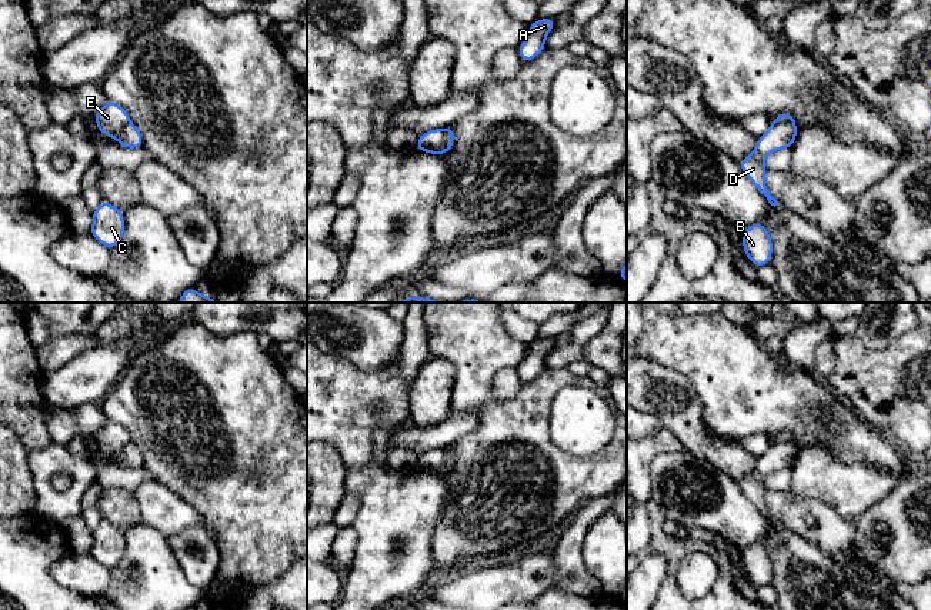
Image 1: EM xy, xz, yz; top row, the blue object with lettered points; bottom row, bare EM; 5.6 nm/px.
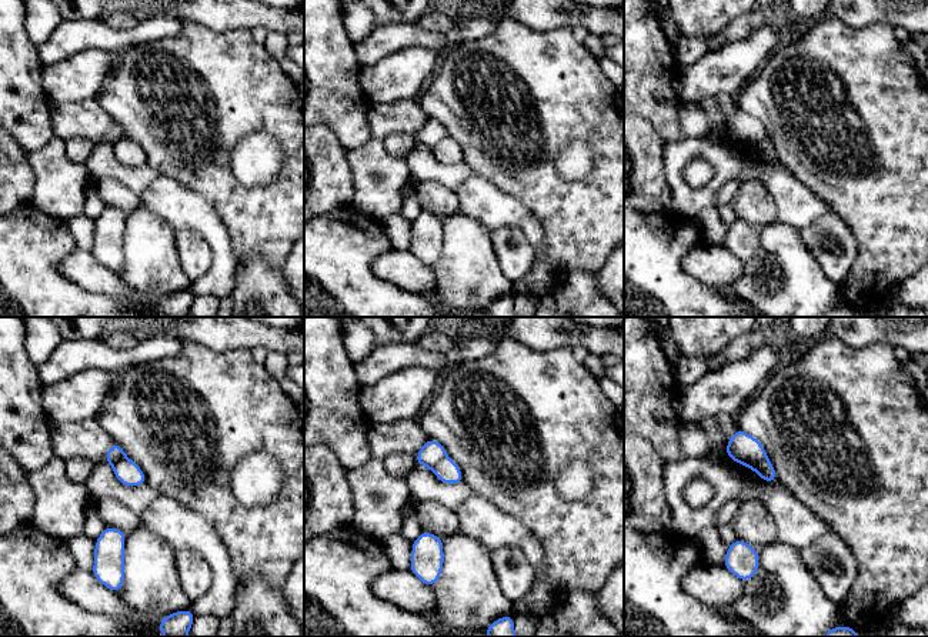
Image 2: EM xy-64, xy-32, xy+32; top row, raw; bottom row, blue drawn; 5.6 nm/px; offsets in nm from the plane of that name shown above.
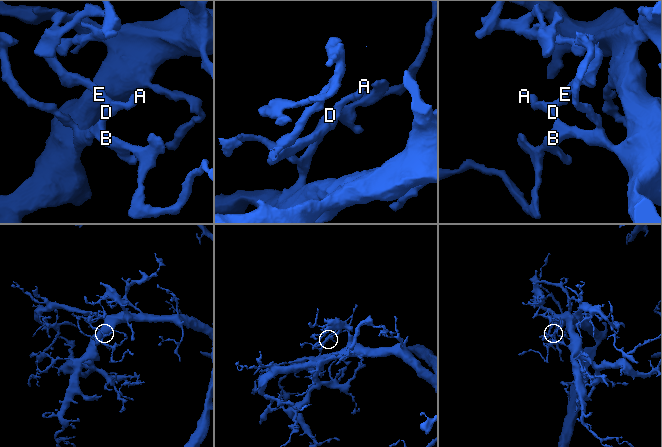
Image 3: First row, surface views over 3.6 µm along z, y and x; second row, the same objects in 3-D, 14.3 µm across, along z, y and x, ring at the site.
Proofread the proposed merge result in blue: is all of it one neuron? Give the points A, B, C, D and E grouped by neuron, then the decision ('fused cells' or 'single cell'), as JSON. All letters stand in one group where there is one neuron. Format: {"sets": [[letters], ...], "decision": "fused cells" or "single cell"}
{"sets": [["A", "B", "C", "D"], ["E"]], "decision": "fused cells"}

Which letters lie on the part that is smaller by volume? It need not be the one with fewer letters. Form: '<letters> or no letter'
E

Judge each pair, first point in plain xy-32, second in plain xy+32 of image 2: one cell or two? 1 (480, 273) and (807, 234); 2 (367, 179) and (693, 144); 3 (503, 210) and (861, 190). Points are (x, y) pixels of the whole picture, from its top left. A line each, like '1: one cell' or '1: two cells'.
1: two cells
2: one cell
3: two cells

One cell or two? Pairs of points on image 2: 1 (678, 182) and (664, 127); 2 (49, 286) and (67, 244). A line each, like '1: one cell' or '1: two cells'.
1: two cells
2: one cell

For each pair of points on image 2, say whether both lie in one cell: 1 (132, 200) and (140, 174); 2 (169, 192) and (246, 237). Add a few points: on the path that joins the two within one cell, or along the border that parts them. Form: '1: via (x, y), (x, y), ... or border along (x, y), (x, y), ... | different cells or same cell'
1: border along (104, 177), (116, 177), (137, 196) | different cells
2: border along (204, 197), (222, 220), (236, 256) | different cells

